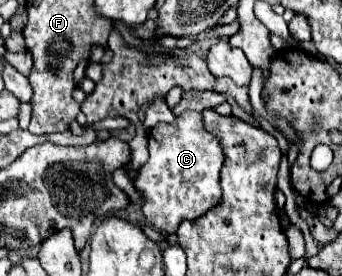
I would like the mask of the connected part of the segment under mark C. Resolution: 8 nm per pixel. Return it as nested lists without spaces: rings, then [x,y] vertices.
[[[185,111],[171,125],[155,125],[149,135],[149,161],[141,167],[135,187],[145,195],[143,215],[147,223],[163,233],[177,233],[181,221],[203,217],[221,201],[219,175],[225,153],[219,139],[203,127],[203,117],[197,111]]]

